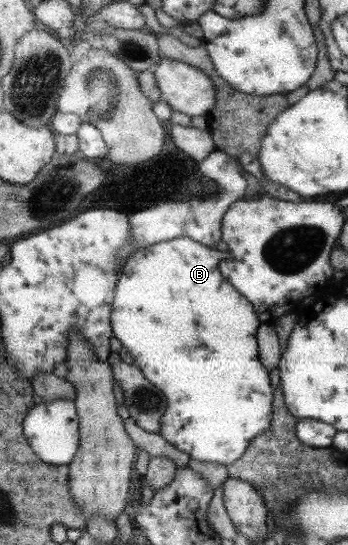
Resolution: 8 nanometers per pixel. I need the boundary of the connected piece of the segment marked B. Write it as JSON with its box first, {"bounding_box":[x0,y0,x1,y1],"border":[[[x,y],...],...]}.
{"bounding_box":[112,238,273,465],"border":[[[176,238],[158,244],[152,244],[147,248],[138,250],[129,256],[129,261],[122,267],[122,274],[118,277],[116,297],[113,299],[112,325],[113,336],[117,346],[124,346],[127,352],[134,357],[135,365],[145,374],[145,377],[154,383],[166,396],[166,412],[161,419],[160,436],[164,437],[178,450],[188,453],[192,460],[200,462],[216,462],[230,465],[245,456],[246,449],[252,444],[254,438],[270,429],[273,417],[272,390],[270,390],[270,378],[261,360],[258,360],[257,334],[261,319],[257,311],[244,295],[236,290],[229,279],[221,273],[220,265],[230,259],[230,255],[223,247],[206,247],[202,243],[194,242],[190,238]]]}

